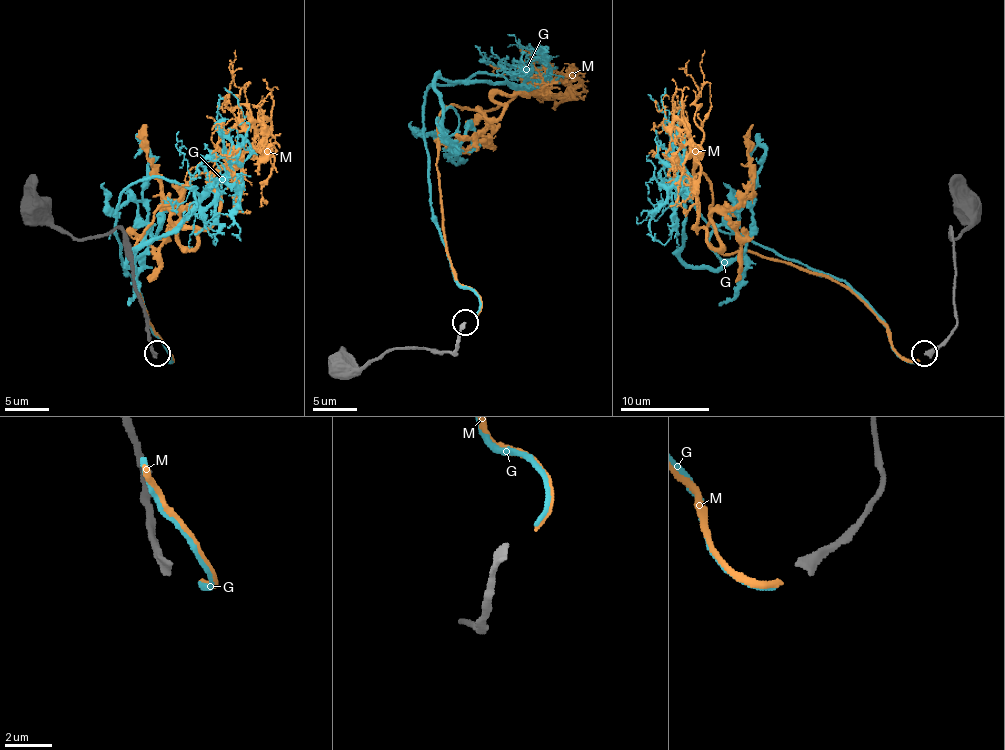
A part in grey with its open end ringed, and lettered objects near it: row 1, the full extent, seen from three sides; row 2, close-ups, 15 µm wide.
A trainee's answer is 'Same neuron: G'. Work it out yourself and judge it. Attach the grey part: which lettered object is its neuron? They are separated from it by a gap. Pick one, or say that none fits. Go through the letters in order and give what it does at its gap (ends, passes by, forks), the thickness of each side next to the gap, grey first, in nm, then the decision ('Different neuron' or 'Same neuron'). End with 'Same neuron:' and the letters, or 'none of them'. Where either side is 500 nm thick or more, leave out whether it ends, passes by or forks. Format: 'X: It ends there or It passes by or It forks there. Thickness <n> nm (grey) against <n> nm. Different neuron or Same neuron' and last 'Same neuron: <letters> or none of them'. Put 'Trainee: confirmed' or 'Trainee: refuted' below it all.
G: It ends there. Thickness 320 nm (grey) against 200 nm. Same neuron
M: It ends there. Thickness 320 nm (grey) against 200 nm. Different neuron
Same neuron: G
Trainee: confirmed

